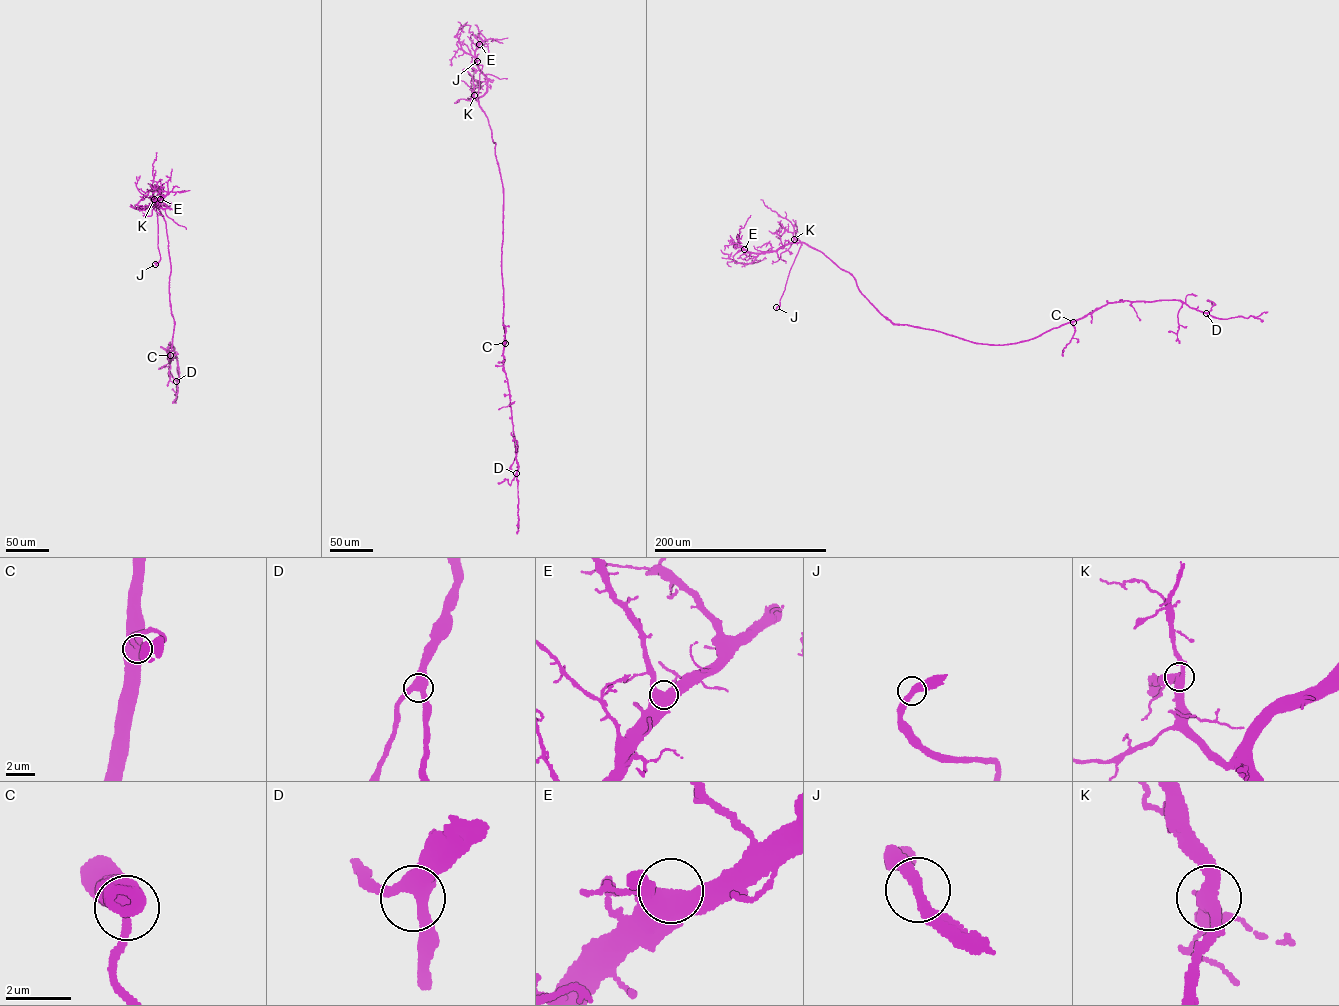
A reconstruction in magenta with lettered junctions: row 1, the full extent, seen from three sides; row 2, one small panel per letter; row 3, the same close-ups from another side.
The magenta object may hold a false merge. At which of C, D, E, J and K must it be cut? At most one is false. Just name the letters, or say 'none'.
none

